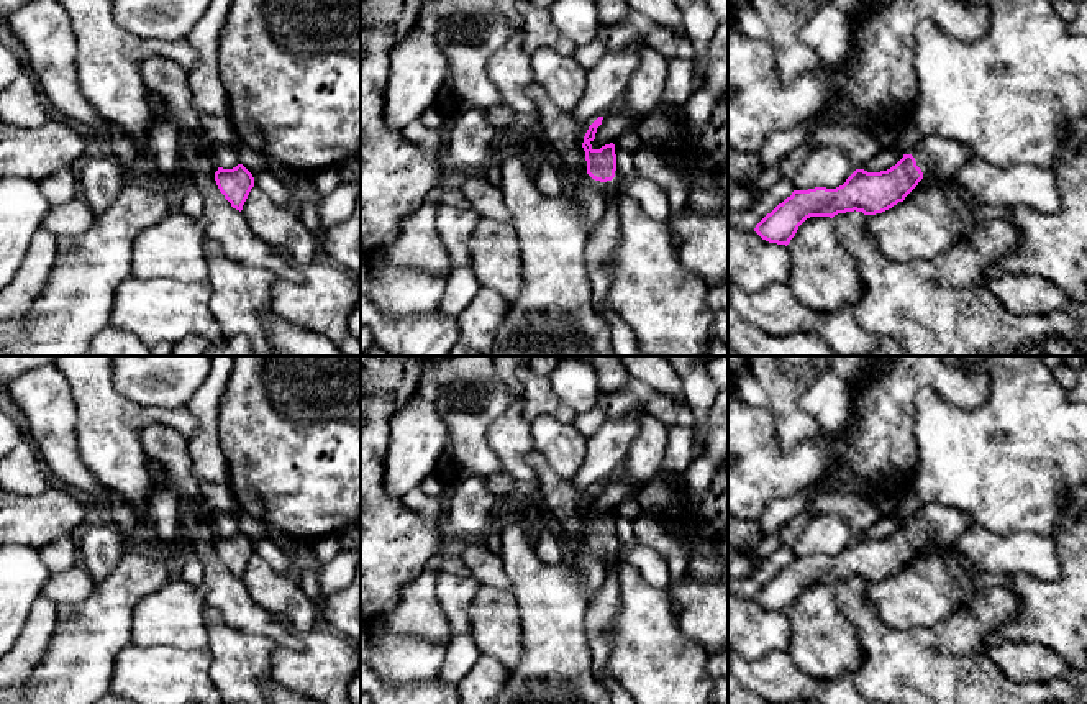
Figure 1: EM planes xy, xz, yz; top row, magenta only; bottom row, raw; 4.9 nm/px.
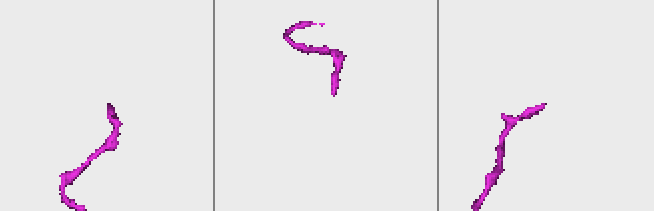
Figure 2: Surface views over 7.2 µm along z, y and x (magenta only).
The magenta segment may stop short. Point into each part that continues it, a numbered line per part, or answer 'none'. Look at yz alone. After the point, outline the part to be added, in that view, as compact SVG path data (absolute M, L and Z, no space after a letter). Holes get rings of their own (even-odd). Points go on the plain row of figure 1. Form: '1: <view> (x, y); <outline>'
1: yz (938, 525); M939 504L926 505L913 522L923 543L933 548L949 546L959 535L966 533L976 523L962 510Z

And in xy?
none

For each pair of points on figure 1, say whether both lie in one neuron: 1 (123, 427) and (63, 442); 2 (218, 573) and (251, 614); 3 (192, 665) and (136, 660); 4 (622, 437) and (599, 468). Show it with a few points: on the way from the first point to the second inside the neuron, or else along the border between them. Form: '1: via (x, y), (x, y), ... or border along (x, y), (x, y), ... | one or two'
1: border along (72, 401), (77, 452), (92, 473) | two
2: via (220, 583), (241, 604) | one
3: via (179, 665), (150, 665) | one
4: via (618, 445), (604, 460) | one

